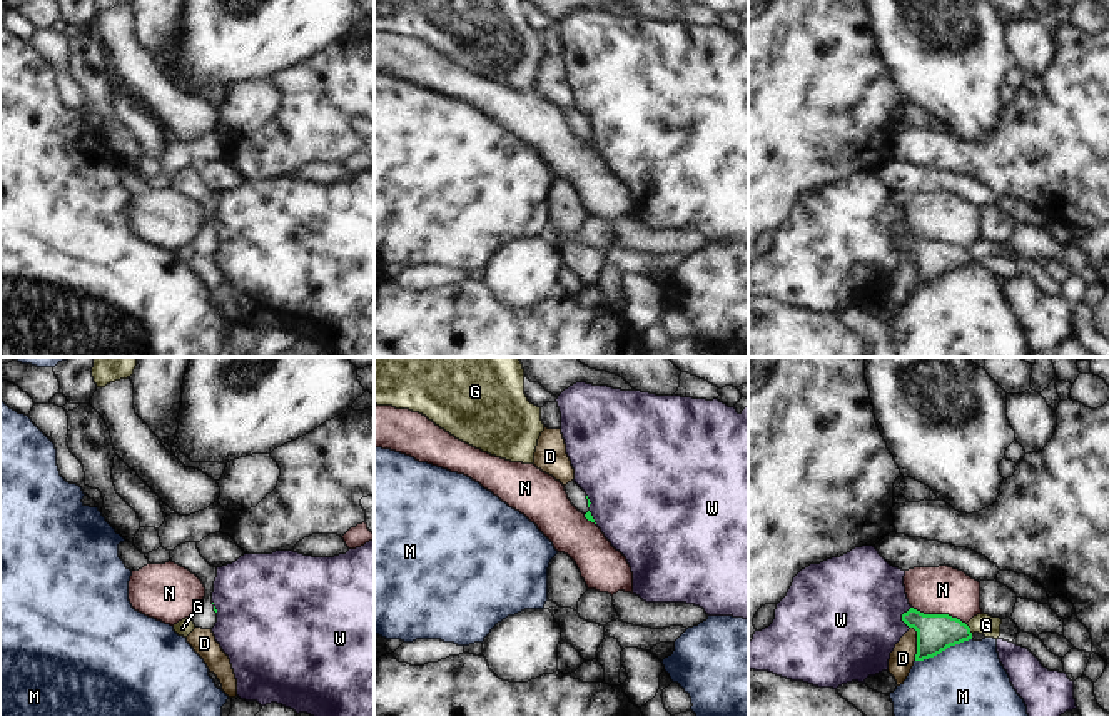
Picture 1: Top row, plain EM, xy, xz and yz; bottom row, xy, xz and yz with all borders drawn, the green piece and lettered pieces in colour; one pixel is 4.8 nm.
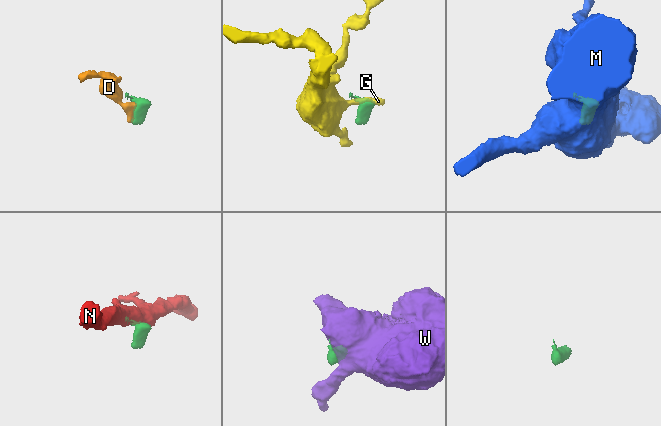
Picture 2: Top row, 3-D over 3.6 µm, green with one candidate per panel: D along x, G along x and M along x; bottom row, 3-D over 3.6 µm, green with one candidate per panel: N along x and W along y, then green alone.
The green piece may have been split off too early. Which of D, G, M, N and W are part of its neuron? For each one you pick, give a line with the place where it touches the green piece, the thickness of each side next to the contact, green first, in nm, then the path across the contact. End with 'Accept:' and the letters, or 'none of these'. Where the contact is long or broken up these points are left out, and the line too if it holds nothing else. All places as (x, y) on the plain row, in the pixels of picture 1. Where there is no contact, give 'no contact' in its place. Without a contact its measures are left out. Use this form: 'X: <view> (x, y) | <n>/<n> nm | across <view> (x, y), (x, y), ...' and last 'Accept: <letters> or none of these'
Accept: none of these

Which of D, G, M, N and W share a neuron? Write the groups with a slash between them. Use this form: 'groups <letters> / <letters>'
groups D / G / M / N / W

